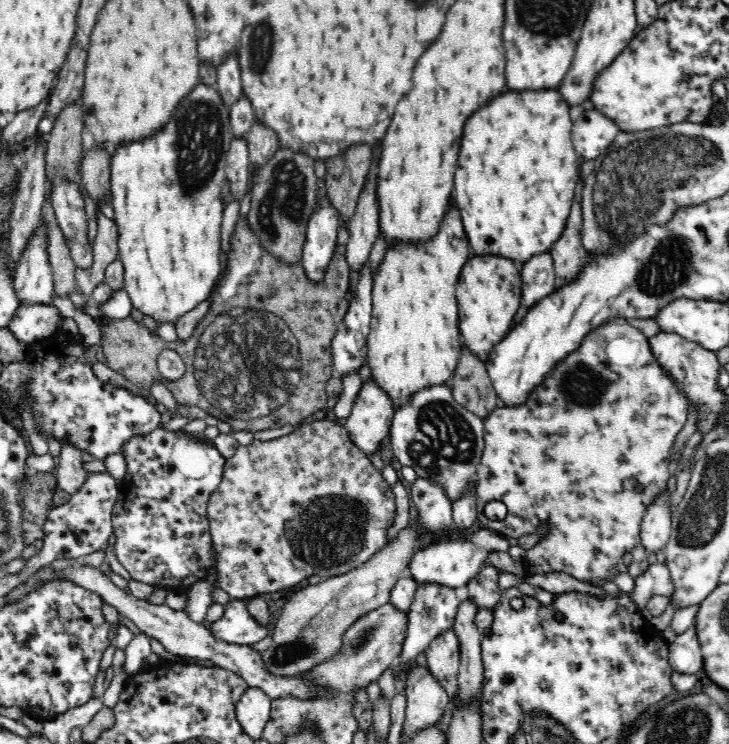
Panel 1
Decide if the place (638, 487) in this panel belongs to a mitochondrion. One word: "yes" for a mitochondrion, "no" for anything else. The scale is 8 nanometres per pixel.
no

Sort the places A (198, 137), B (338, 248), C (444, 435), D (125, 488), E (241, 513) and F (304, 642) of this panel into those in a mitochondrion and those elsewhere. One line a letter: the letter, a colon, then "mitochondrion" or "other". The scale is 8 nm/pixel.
A: mitochondrion
B: other
C: mitochondrion
D: other
E: other
F: mitochondrion

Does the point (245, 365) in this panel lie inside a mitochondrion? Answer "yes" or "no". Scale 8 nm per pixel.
yes

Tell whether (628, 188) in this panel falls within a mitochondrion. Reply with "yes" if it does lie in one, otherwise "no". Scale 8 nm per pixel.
yes

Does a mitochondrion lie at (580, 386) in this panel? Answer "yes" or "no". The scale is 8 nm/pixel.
yes

